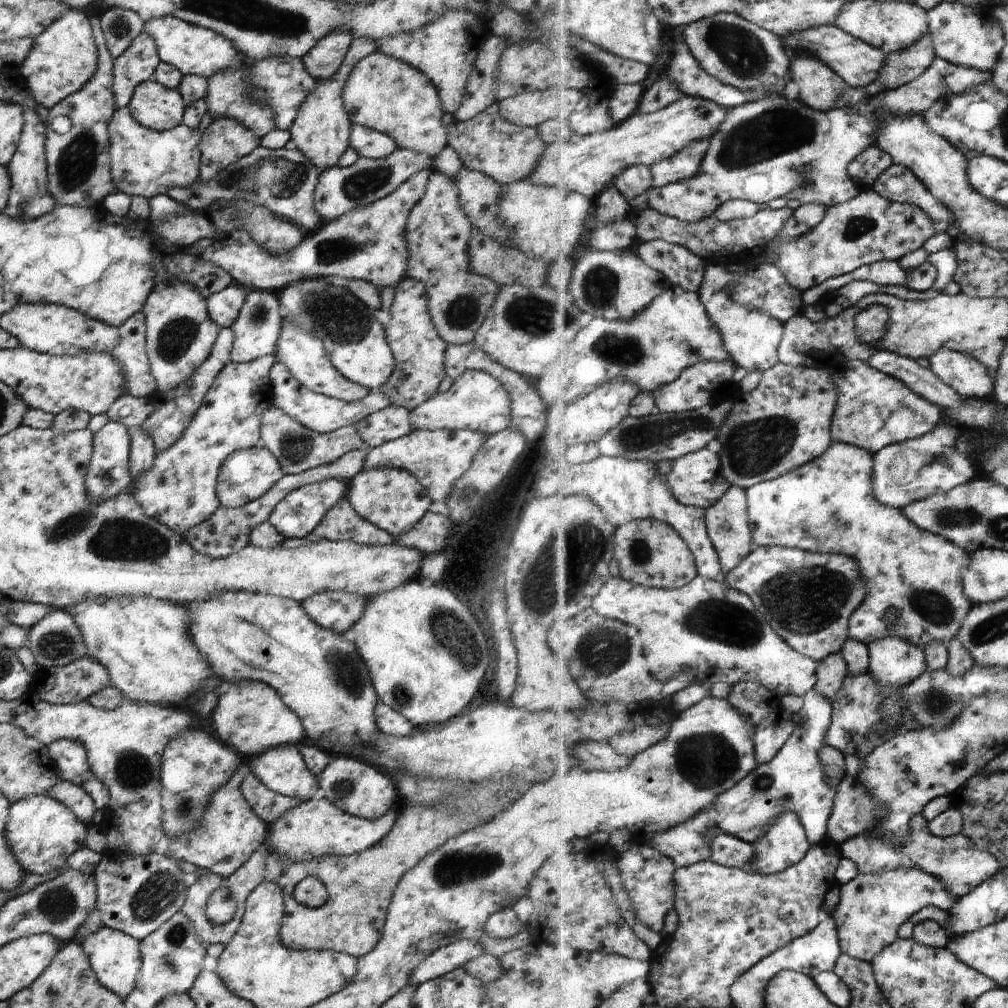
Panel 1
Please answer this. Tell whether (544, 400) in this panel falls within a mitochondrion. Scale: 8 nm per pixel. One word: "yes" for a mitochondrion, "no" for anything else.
no

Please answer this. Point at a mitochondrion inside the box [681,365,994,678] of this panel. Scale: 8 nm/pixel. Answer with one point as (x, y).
(802, 602)

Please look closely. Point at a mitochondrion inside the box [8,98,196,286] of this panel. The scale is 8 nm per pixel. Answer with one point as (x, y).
(78, 164)

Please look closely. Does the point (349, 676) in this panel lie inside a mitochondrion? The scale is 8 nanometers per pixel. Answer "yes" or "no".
yes

